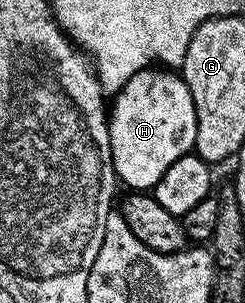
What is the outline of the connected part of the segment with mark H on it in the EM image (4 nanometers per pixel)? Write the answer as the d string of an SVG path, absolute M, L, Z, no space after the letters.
M150 67L131 75L112 98L107 118L107 157L112 172L123 175L123 179L125 175L155 175L153 184L145 183L145 191L152 190L153 185L159 183L163 171L167 171L175 159L194 152L197 143L195 105L185 80L168 68Z

